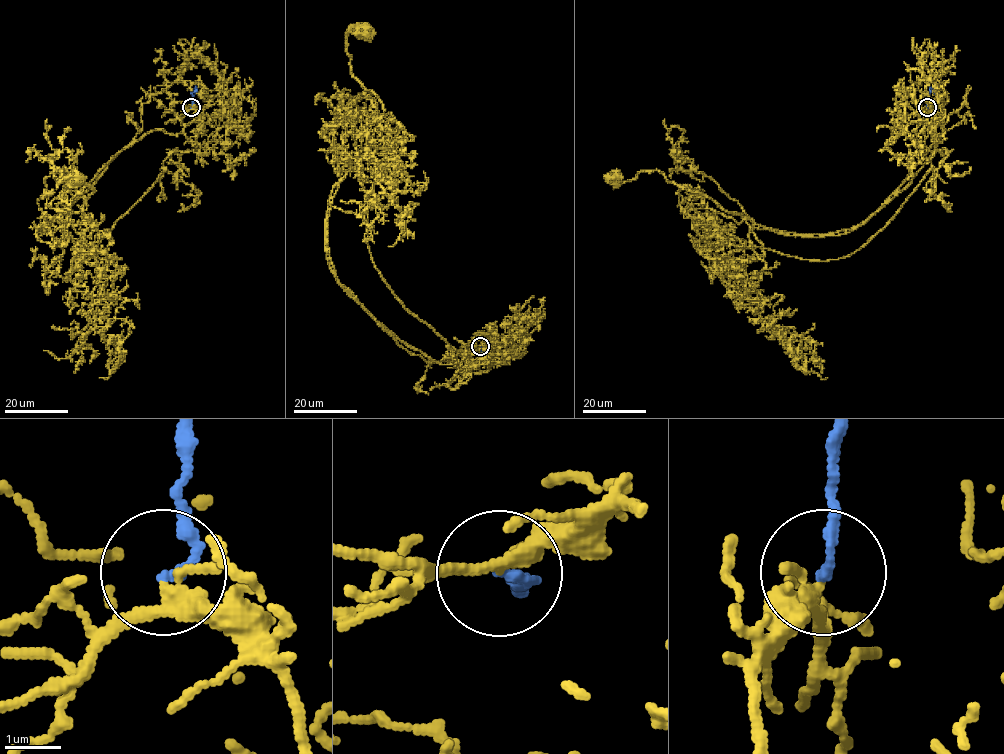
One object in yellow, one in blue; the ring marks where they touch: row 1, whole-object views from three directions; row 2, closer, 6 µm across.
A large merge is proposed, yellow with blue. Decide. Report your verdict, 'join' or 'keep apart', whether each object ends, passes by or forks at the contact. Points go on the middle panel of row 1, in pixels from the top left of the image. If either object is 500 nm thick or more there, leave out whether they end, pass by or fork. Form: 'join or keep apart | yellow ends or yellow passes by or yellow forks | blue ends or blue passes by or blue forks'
keep apart | yellow forks | blue ends

